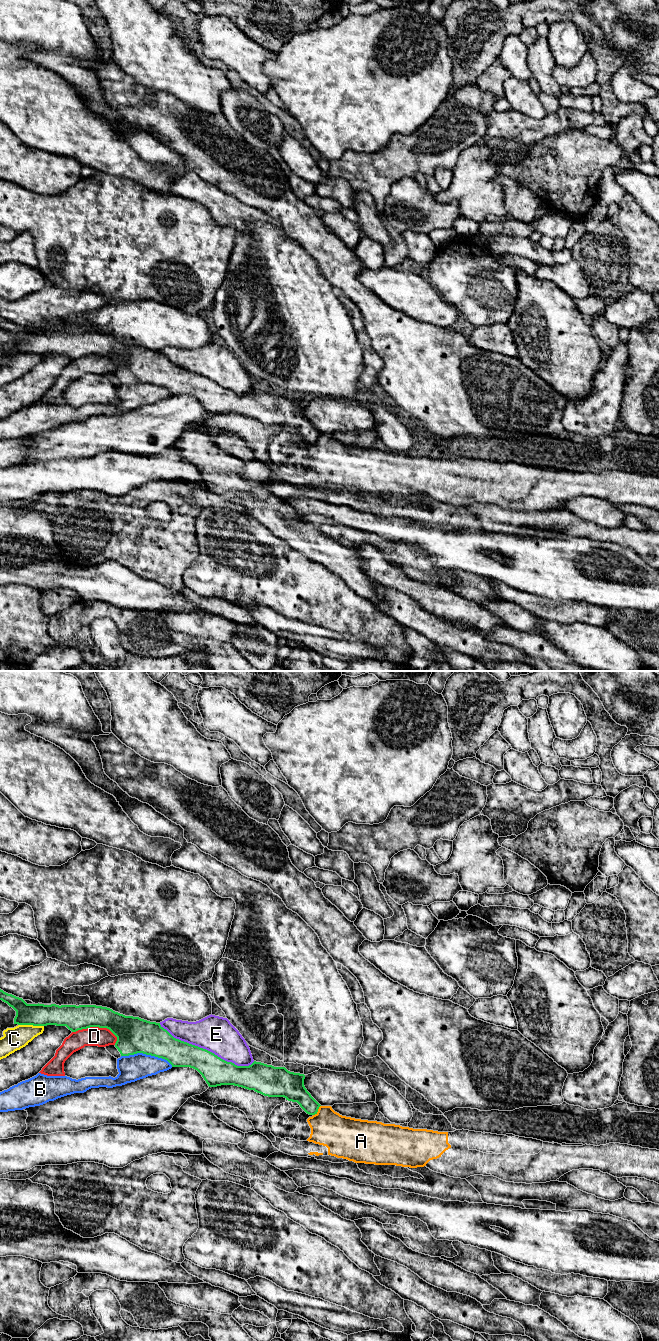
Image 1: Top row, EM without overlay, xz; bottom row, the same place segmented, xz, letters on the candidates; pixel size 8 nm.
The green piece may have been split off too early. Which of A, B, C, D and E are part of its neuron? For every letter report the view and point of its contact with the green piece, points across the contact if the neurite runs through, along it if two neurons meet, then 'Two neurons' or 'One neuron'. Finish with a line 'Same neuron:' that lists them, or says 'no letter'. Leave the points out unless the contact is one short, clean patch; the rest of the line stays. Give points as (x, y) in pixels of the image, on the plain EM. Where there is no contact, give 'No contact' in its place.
A: Touches green at xz (317, 438). Two neurons
B: Touches green at xz (147, 382). Two neurons
C: Touches green at xz (31, 352). Two neurons
D: Touches green at xz (96, 354). Two neurons
E: Touches green at xz (207, 378). Two neurons
Same neuron: no letter

